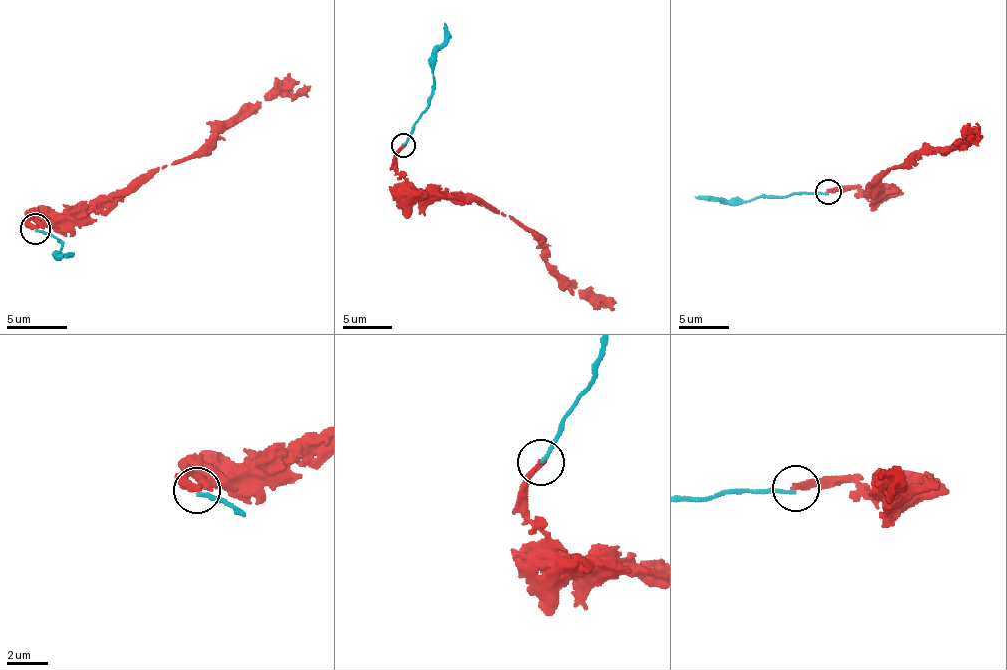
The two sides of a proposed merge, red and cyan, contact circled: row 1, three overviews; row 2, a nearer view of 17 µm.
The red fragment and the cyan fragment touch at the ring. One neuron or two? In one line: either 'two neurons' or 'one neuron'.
two neurons

